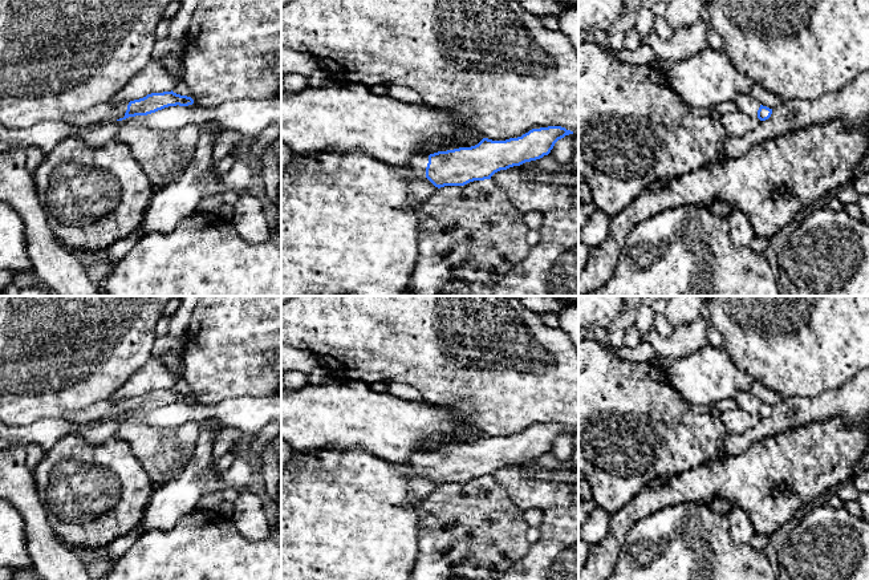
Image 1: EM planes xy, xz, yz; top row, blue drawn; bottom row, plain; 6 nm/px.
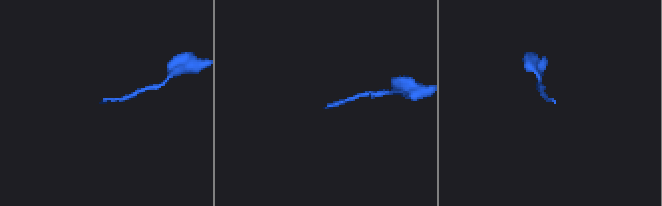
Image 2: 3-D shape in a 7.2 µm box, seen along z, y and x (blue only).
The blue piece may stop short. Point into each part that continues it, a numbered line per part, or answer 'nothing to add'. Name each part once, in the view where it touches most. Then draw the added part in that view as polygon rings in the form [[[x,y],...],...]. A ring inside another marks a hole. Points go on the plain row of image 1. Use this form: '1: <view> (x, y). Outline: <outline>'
1: xy (101, 410). Outline: [[[102,399],[102,401],[92,403],[86,409],[69,411],[62,417],[62,419],[73,422],[73,423],[78,423],[78,425],[88,425],[96,421],[105,421],[107,418],[115,419],[117,417],[125,414],[127,402],[129,399],[122,399],[118,402],[113,399]]]

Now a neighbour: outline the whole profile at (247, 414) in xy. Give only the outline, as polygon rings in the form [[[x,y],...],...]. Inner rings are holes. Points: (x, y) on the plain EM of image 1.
[[[281,394],[260,398],[230,398],[215,405],[168,403],[147,413],[129,414],[122,418],[107,418],[88,425],[78,425],[60,418],[42,418],[28,425],[8,425],[0,421],[0,449],[36,443],[45,451],[50,450],[66,435],[80,435],[88,443],[98,445],[113,437],[125,423],[147,423],[163,427],[180,426],[187,422],[203,425],[210,419],[223,426],[236,427],[243,439],[249,441],[269,422],[279,423],[281,443]]]

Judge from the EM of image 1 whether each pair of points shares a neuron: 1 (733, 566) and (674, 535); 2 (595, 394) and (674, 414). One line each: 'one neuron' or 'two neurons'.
1: one neuron
2: one neuron

